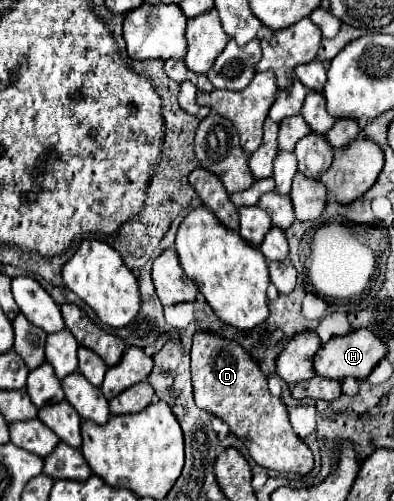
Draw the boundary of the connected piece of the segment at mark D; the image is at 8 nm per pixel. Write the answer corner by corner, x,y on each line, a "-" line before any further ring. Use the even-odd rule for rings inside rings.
198,331
192,343
192,385
196,405
226,421
230,431
244,441
260,467
300,475
306,475
314,467
312,451
292,431
286,405
268,391
268,381
258,361
236,341
210,331

